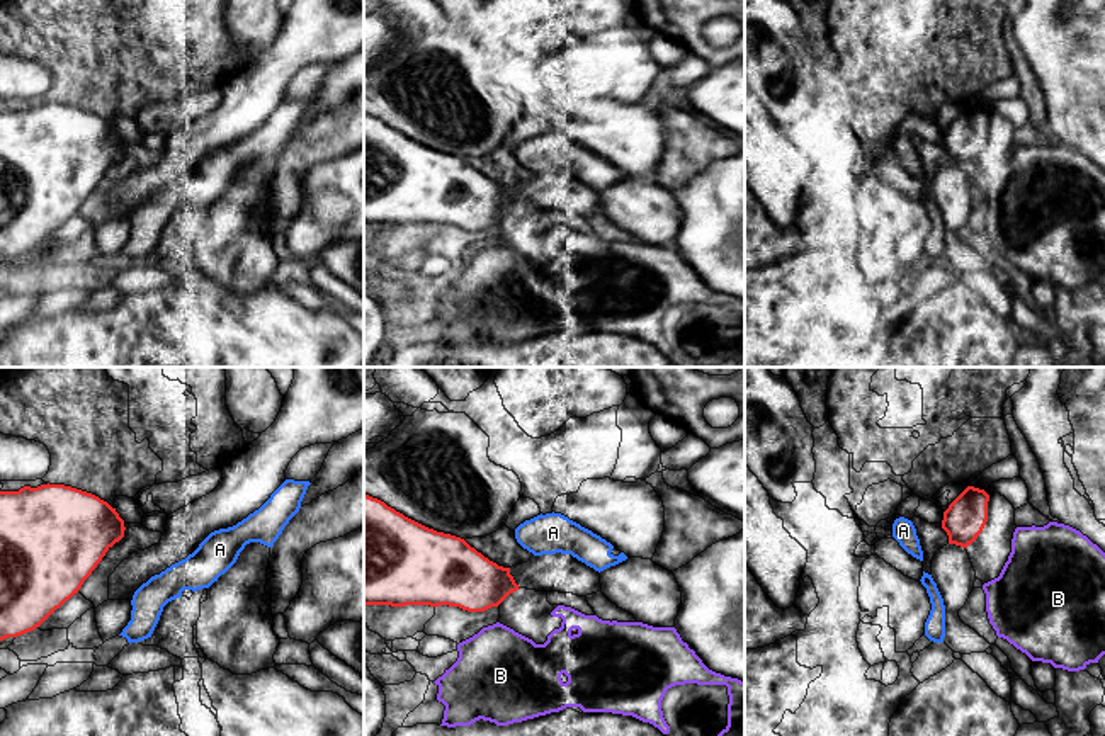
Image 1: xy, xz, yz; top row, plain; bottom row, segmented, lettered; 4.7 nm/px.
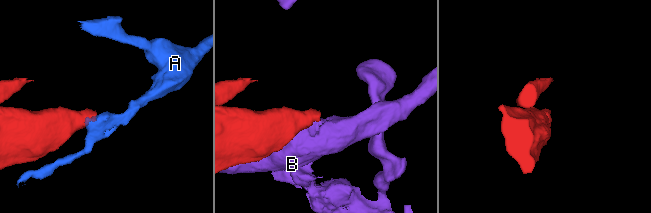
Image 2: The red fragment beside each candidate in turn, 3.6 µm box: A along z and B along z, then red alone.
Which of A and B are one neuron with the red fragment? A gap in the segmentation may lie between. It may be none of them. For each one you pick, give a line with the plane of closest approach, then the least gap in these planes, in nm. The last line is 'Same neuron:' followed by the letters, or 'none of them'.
Same neuron: none of them

